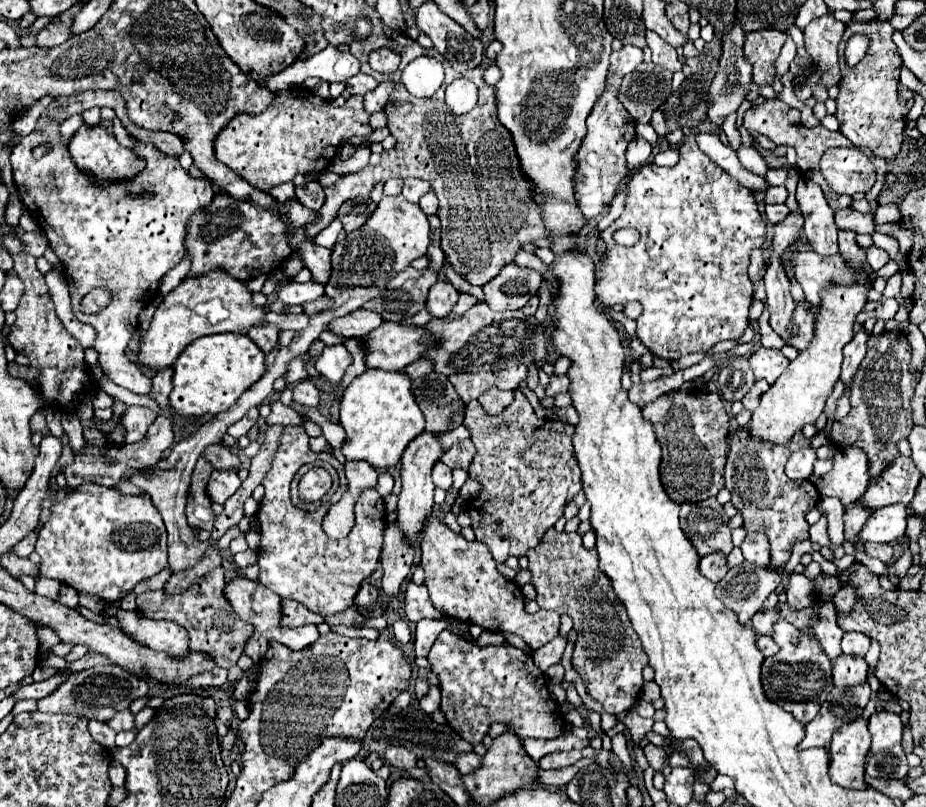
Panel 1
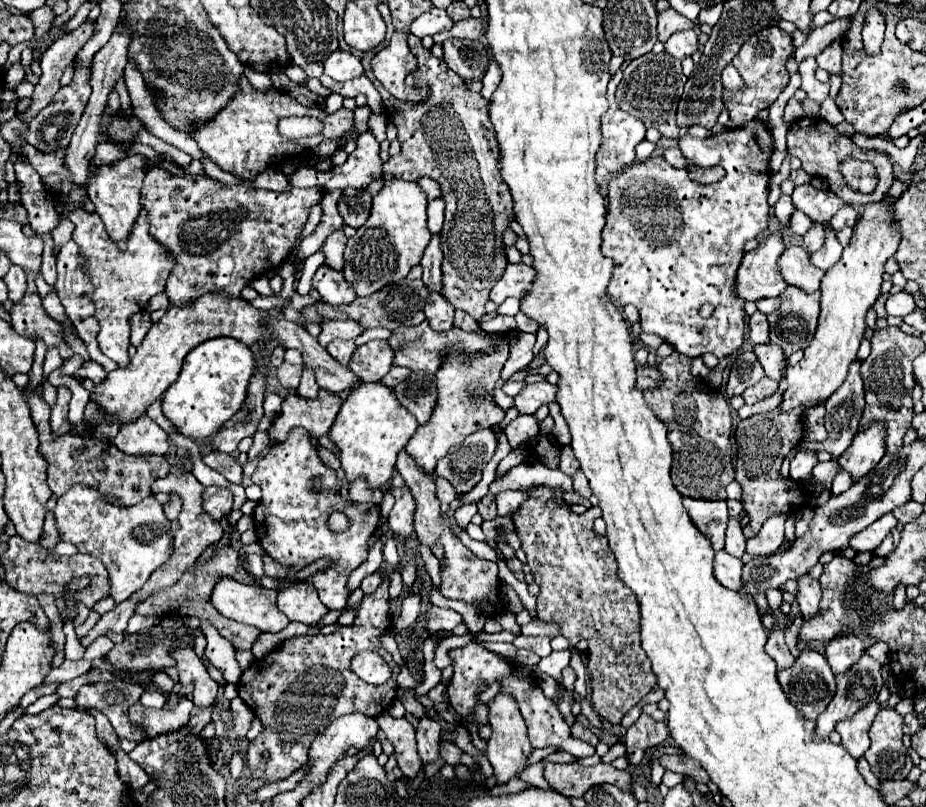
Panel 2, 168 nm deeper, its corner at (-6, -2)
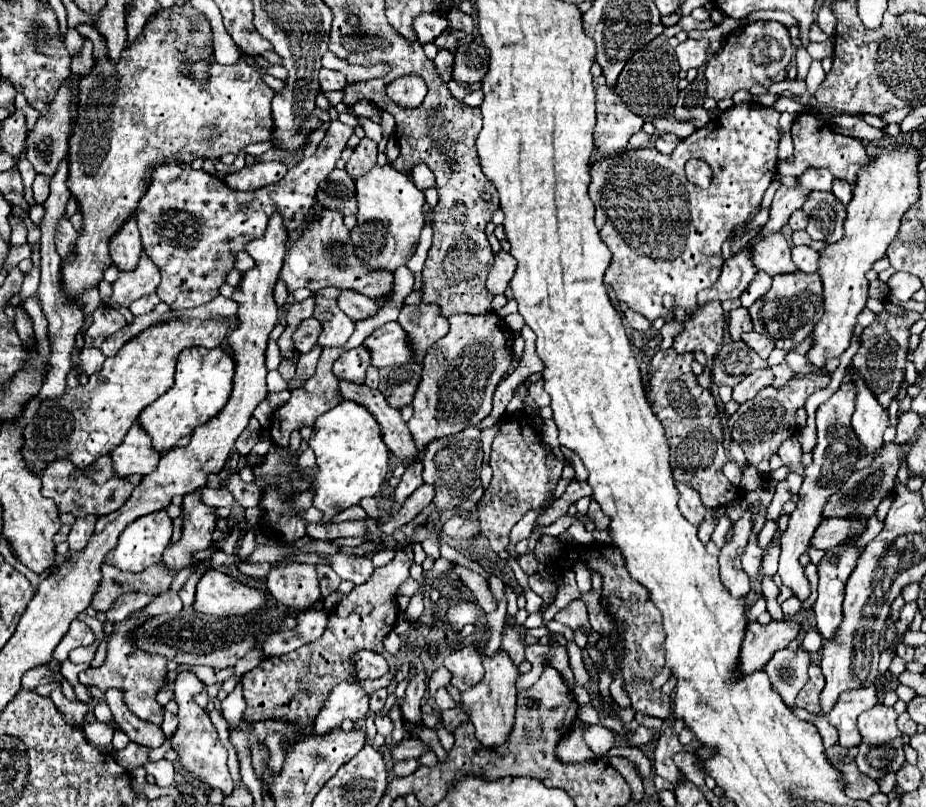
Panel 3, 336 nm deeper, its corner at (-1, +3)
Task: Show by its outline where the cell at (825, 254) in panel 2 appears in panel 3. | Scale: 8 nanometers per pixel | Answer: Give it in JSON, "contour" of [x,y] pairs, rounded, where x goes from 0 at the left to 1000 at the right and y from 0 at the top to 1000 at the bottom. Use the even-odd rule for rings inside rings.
{"contour":[[[871,304],[856,306],[856,326],[867,338],[880,338],[882,326],[884,326],[884,311],[880,311],[878,306],[871,306]]]}

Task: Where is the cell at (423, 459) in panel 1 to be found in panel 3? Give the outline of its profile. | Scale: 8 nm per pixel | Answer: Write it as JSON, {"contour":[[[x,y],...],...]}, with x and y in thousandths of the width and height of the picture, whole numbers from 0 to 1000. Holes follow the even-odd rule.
{"contour":[[[535,388],[485,393],[485,413],[459,437],[457,470],[446,494],[446,517],[440,524],[452,559],[459,559],[470,544],[519,527],[530,512],[535,480],[554,450],[552,423],[554,410]]]}

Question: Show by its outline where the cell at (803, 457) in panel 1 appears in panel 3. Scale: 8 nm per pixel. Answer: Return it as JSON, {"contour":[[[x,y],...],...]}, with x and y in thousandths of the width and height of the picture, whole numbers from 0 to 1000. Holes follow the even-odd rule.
{"contour":[[[859,542],[850,544],[841,554],[841,566],[846,569],[846,576],[854,579],[861,589],[867,589],[867,584],[869,584],[867,574],[865,574],[865,564],[867,564],[867,559],[865,559],[865,551],[863,551],[863,546]]]}

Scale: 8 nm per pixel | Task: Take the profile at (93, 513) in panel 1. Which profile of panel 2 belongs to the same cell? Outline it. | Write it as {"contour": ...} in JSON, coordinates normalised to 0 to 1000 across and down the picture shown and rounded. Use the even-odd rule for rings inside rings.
{"contour":[[[82,600],[67,617],[63,617],[58,637],[69,672],[78,672],[86,684],[95,684],[112,696],[119,709],[119,739],[125,748],[151,731],[162,711],[184,691],[188,679],[184,644],[177,639],[175,625],[168,622],[166,615],[160,615],[140,629],[127,629],[117,625],[104,605]]]}

